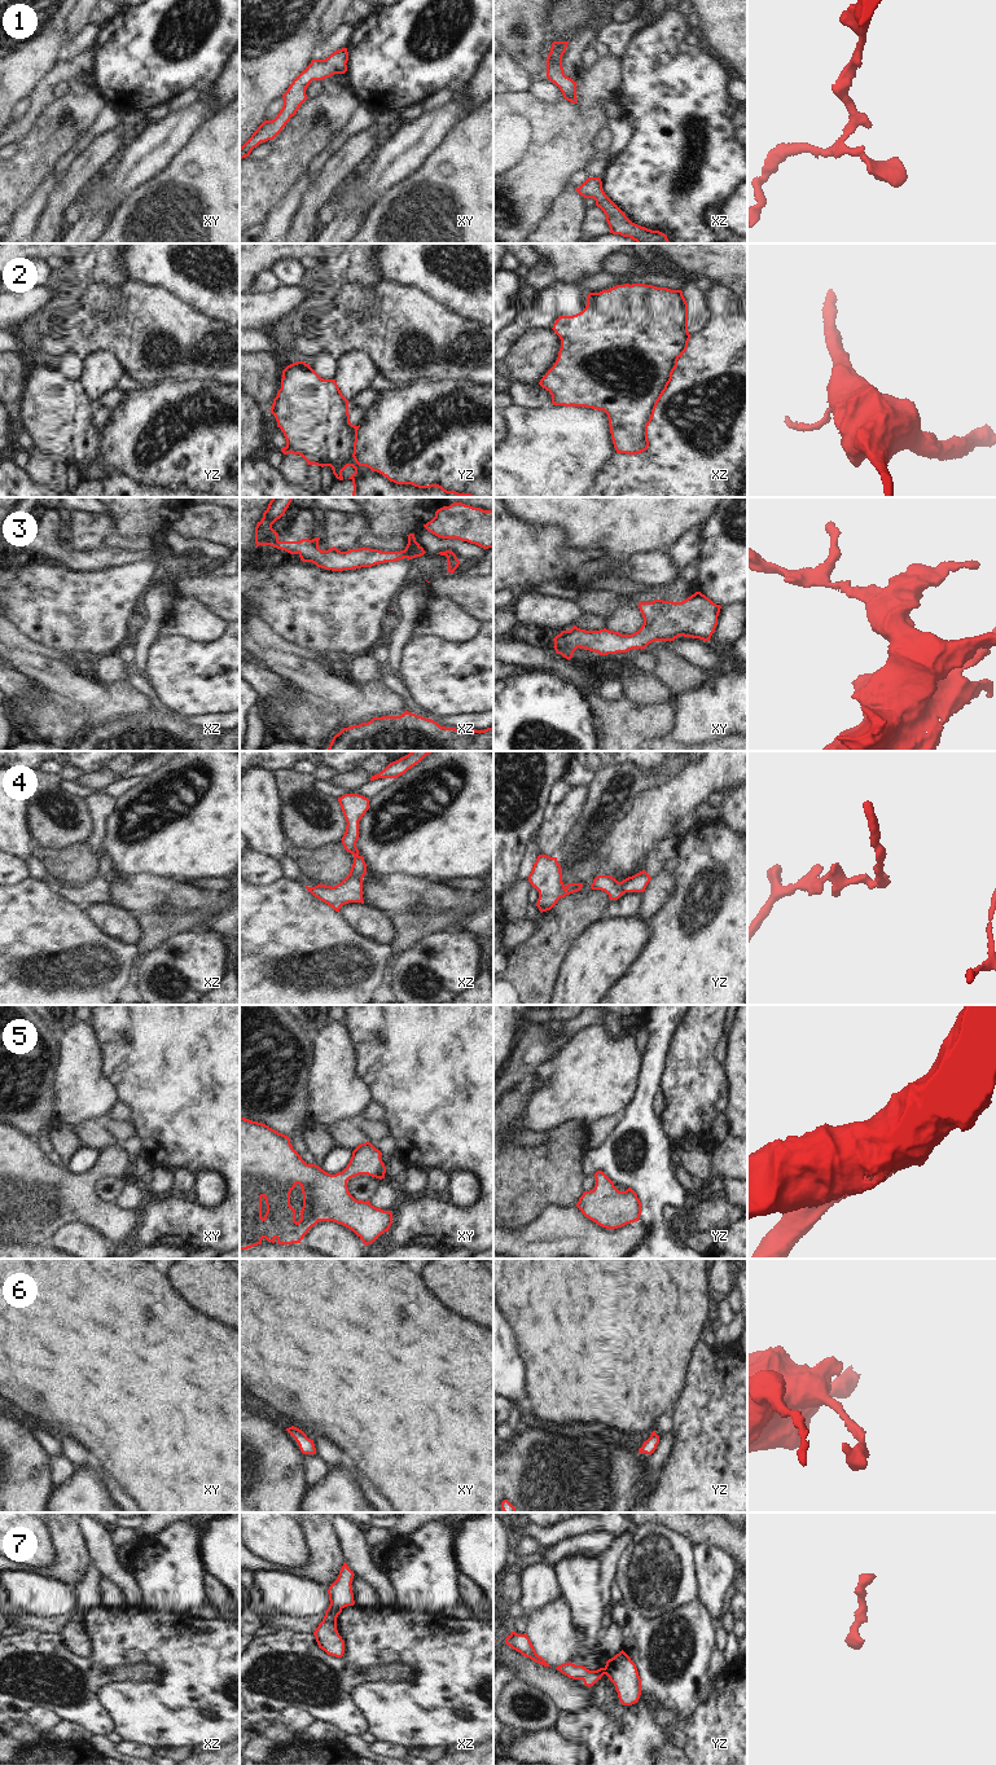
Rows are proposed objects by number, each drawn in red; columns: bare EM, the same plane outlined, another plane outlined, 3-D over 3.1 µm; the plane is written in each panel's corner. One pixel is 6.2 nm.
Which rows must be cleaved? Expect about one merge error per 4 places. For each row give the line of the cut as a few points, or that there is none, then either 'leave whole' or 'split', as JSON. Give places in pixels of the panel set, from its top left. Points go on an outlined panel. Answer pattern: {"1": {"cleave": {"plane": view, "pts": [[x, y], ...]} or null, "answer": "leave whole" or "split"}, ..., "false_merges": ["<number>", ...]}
{"1": {"cleave": null, "answer": "leave whole"}, "2": {"cleave": {"plane": "yz", "pts": [[286, 444], [290, 452]]}, "answer": "split"}, "3": {"cleave": null, "answer": "leave whole"}, "4": {"cleave": null, "answer": "leave whole"}, "5": {"cleave": null, "answer": "leave whole"}, "6": {"cleave": null, "answer": "leave whole"}, "7": {"cleave": null, "answer": "leave whole"}, "false_merges": ["2"]}

